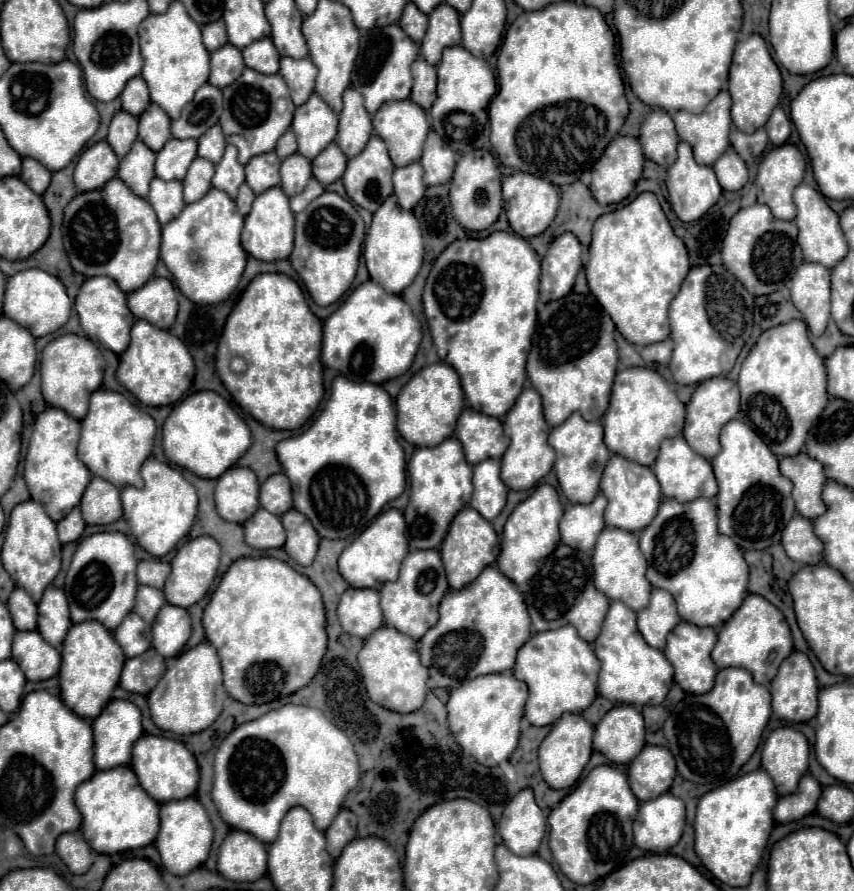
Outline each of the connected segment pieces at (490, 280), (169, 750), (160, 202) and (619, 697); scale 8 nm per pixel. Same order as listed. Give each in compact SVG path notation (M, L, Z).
M493 232L483 240L455 240L431 268L423 308L433 344L439 358L461 376L473 410L503 418L523 390L525 360L537 322L539 274L537 252L513 232Z
M143 734L143 738L139 738L139 742L135 742L135 746L133 746L131 766L137 774L143 790L159 804L169 802L169 800L183 800L197 792L199 764L195 760L195 756L185 748L185 744L181 744L179 740Z
M153 178L147 202L157 212L159 222L165 226L167 222L171 222L171 218L177 218L179 210L183 210L183 206L185 206L183 184L177 180L165 182L161 178Z
M611 602L601 634L593 642L593 650L601 660L597 688L603 698L613 700L617 704L631 704L637 708L645 704L657 706L665 700L673 684L671 662L667 662L661 650L647 646L647 642L637 630L637 616L629 606L625 606L623 602Z

